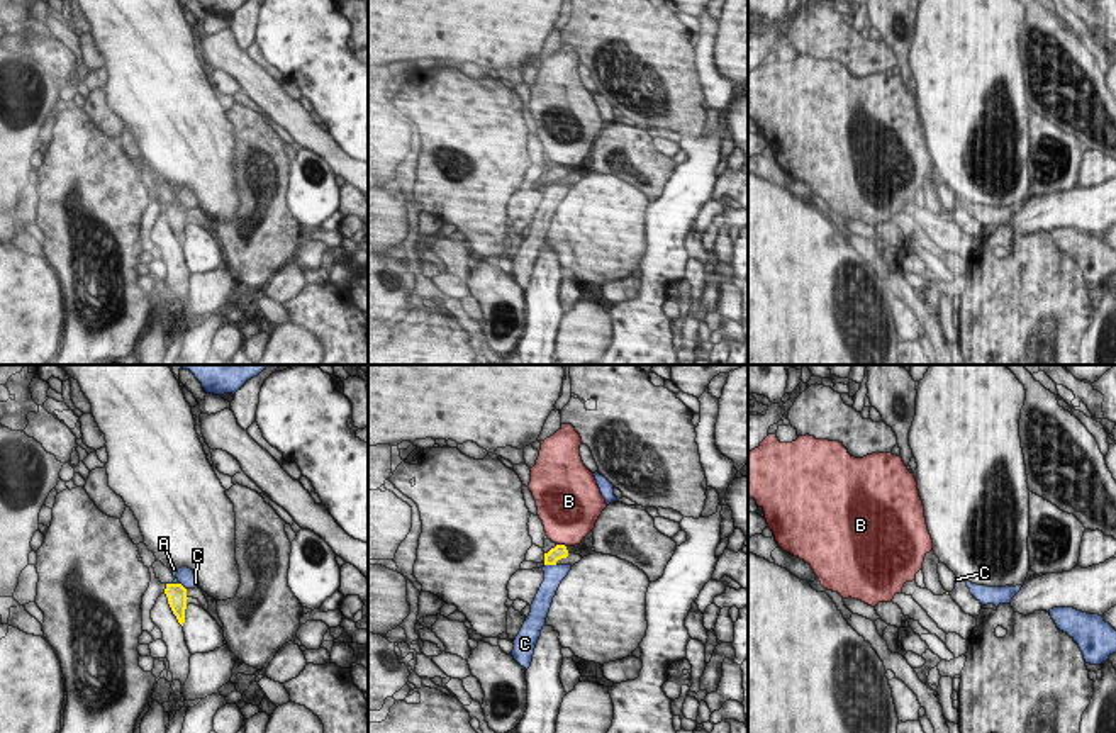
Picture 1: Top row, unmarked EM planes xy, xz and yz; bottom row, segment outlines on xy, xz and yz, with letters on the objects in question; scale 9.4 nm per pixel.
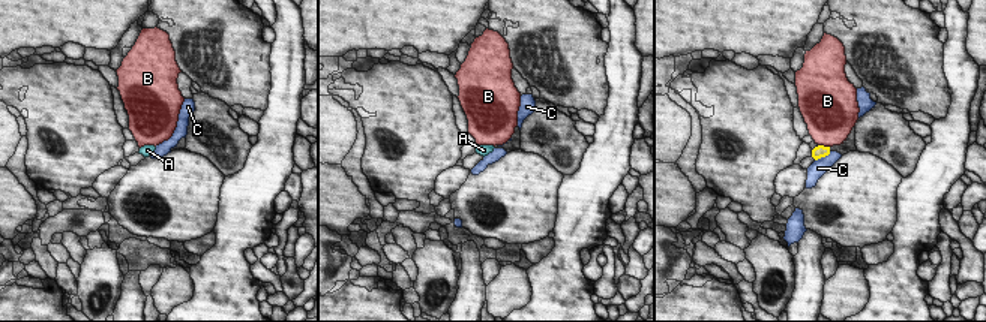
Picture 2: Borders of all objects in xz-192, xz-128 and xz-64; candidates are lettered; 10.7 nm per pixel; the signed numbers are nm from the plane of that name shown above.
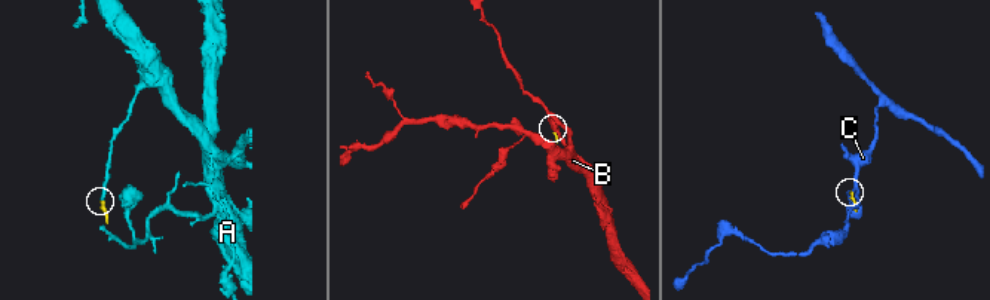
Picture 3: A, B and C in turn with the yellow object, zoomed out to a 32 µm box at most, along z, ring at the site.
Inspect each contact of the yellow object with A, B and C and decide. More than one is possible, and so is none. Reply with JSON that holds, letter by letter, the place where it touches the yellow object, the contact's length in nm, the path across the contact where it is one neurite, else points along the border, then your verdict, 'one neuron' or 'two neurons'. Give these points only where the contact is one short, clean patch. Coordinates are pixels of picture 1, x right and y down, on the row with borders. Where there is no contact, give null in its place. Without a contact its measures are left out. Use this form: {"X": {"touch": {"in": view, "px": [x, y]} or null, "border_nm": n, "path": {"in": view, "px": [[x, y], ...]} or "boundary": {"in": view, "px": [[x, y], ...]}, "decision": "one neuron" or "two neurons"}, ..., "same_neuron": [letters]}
{"A": {"touch": {"in": "xy", "px": [175, 584]}, "border_nm": 80, "decision": "one neuron"}, "B": {"touch": {"in": "xz", "px": [562, 545]}, "border_nm": 100, "boundary": {"in": "xz", "px": [[557, 543], [565, 547]]}, "decision": "two neurons"}, "C": {"touch": {"in": "xz", "px": [550, 564]}, "border_nm": 110, "boundary": {"in": "xz", "px": [[545, 564], [555, 565]]}, "decision": "two neurons"}, "same_neuron": ["A"]}

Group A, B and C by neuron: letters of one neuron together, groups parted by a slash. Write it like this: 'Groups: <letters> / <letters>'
Groups: A / B / C

